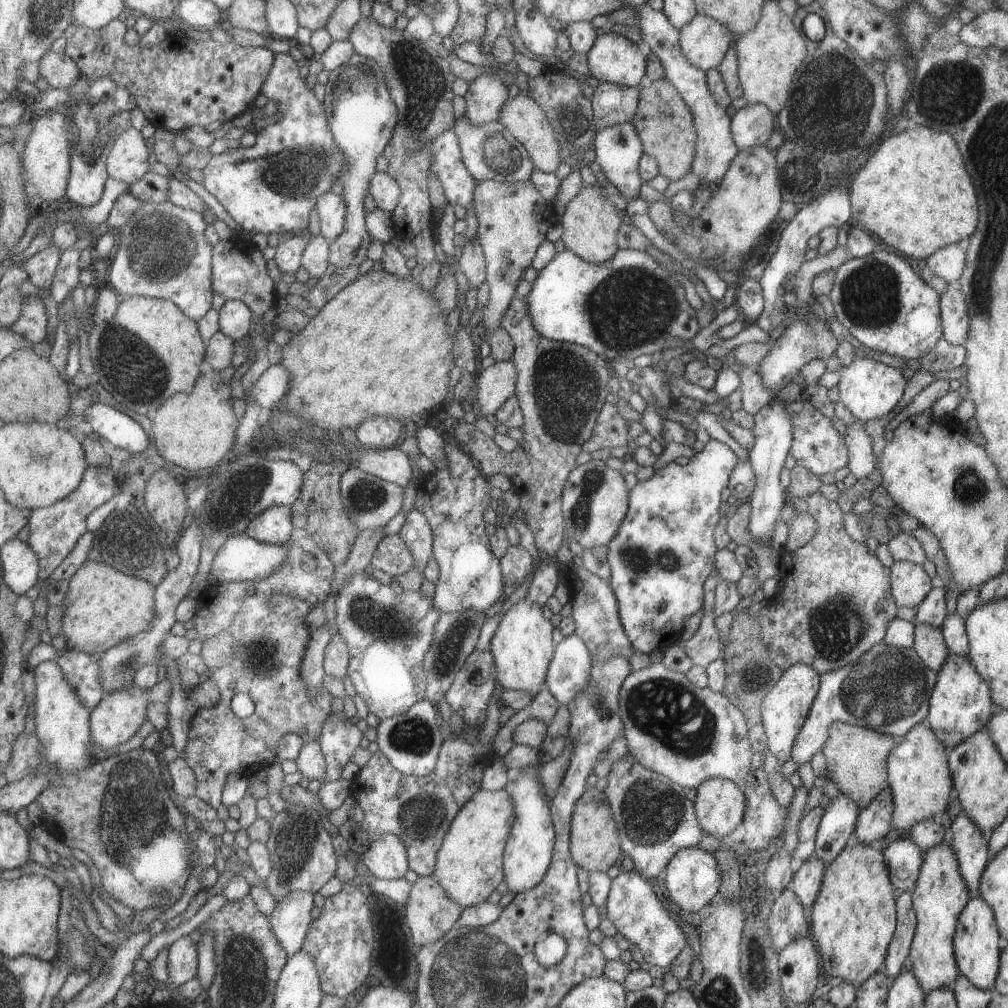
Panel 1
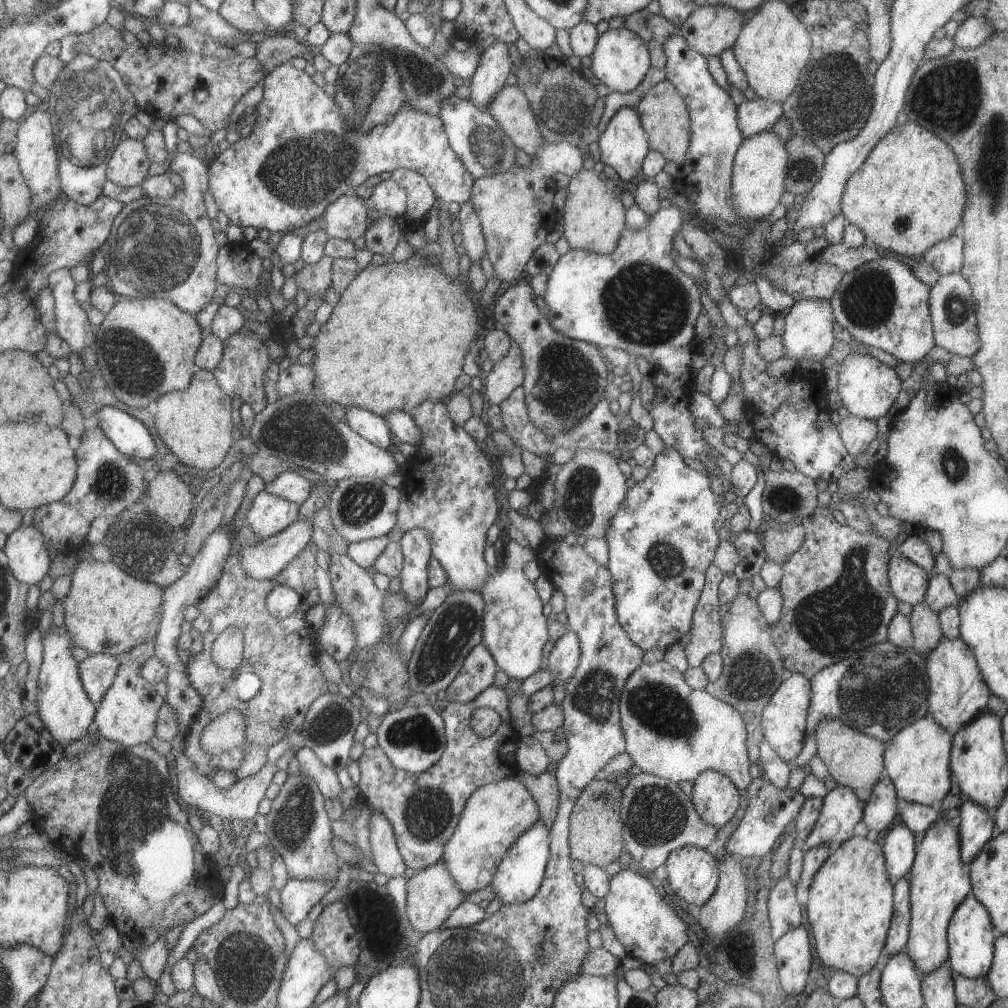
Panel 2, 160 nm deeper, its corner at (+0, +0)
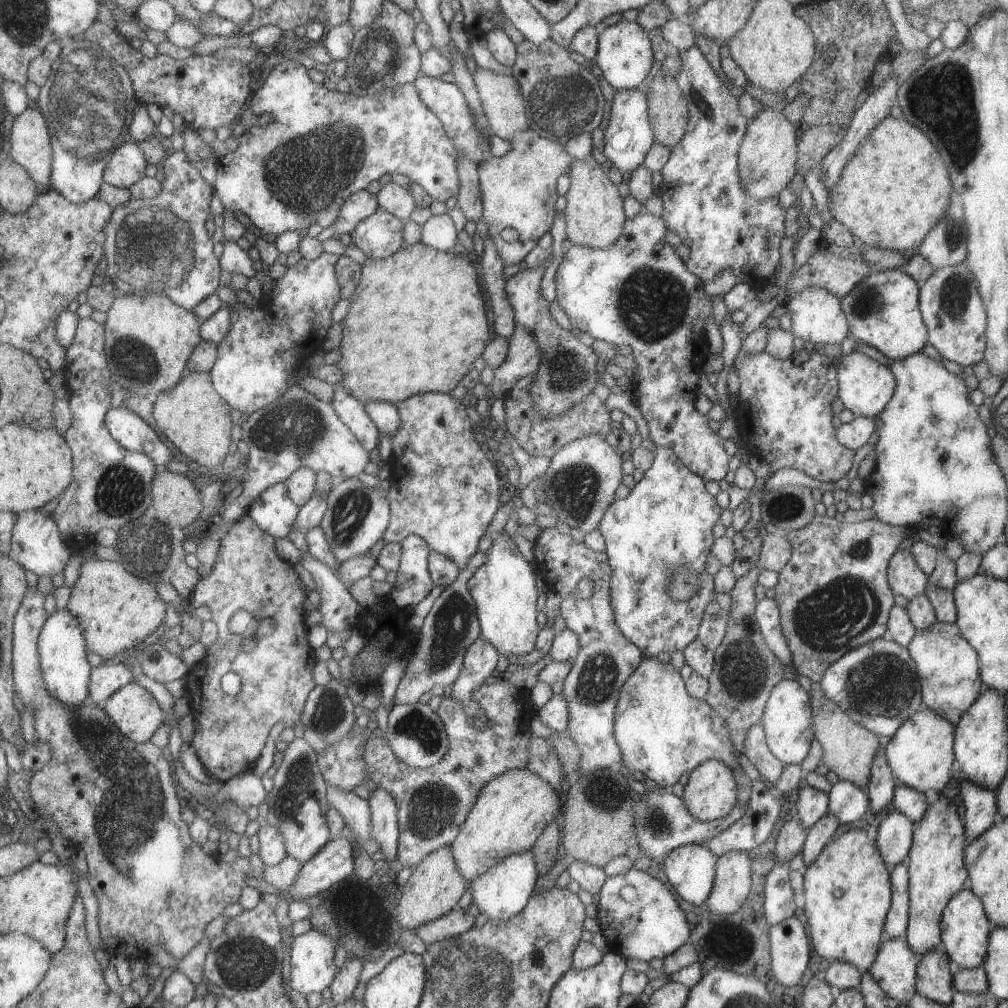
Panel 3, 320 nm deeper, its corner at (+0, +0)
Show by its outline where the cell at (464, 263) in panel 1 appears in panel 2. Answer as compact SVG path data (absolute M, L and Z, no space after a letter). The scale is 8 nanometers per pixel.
M465 202L460 206L457 219L461 223L461 244L465 249L465 255L469 258L469 262L479 263L483 254L486 253L486 245L477 214L475 214L470 202Z

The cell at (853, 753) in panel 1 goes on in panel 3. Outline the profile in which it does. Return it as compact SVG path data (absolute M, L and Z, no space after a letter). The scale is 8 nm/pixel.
M817 683L812 684L810 691L810 708L813 714L813 734L815 740L821 744L821 762L837 775L839 781L851 782L857 788L865 789L870 778L870 768L881 748L879 737L871 734L869 730L859 727L855 722L847 718L843 710L839 710L833 702L829 702L819 690Z

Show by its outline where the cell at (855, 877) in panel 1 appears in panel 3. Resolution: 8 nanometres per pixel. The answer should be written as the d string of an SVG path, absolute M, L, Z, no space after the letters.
M857 828L839 833L802 876L802 908L813 950L829 962L847 962L860 973L868 971L884 939L883 924L891 904L890 876L875 840L869 840L866 832Z

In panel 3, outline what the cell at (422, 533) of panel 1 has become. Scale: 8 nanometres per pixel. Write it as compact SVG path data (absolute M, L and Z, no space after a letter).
M411 535L400 543L397 579L391 586L389 598L399 609L411 609L421 602L430 592L431 578L427 570L429 548L422 537Z

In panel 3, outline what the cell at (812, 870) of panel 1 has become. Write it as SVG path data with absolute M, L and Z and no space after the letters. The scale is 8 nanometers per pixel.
M831 812L823 814L815 822L815 825L807 830L806 840L801 850L801 857L803 857L803 867L799 870L801 874L804 873L804 870L811 862L815 862L815 858L821 854L821 850L829 842L832 842L832 836L835 830L839 830L839 826L835 822L835 816Z

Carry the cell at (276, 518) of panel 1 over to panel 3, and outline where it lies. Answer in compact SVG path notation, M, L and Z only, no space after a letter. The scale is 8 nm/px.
M285 481L271 486L253 502L249 515L275 538L287 538L298 521L300 507L290 496Z

